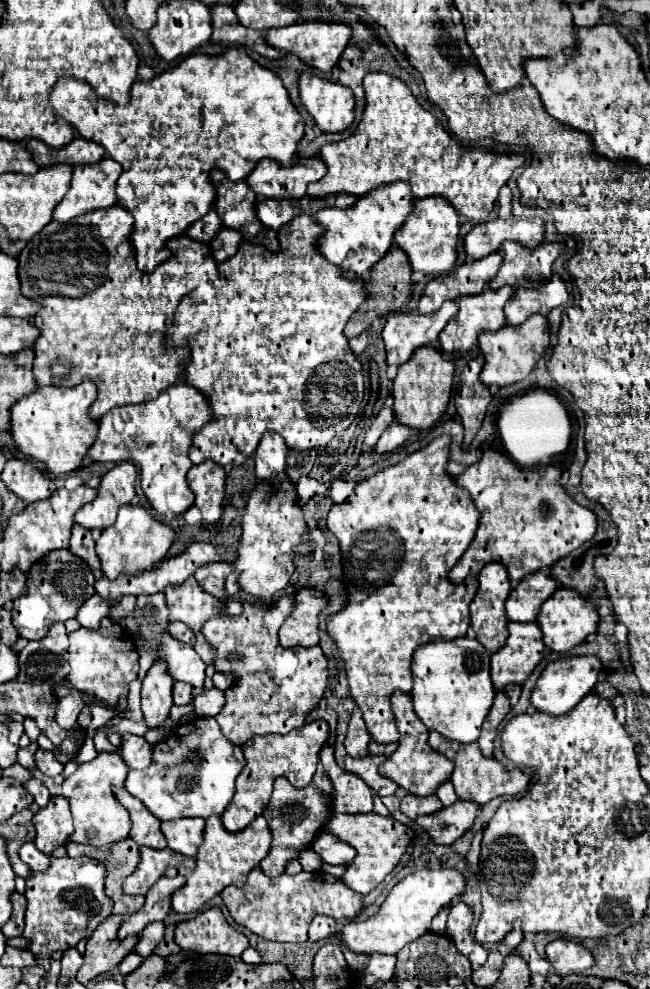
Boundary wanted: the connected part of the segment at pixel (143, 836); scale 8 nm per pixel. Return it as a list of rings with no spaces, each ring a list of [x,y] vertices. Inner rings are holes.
[[[115,787],[113,793],[115,793],[117,801],[119,801],[119,803],[129,811],[129,815],[131,815],[133,827],[131,827],[129,837],[131,837],[137,845],[141,845],[141,847],[165,849],[167,843],[165,843],[165,837],[163,837],[163,833],[161,833],[161,829],[159,829],[161,821],[155,819],[155,817],[143,807],[143,803],[141,803],[139,799],[135,799],[131,793],[127,793],[123,787],[121,787],[121,789]]]

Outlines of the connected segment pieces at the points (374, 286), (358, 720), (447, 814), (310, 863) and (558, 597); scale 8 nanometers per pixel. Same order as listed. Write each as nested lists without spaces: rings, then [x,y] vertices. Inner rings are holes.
[[[393,245],[389,249],[389,253],[373,267],[371,271],[373,279],[369,281],[369,299],[367,303],[363,303],[357,313],[353,315],[353,319],[349,319],[349,323],[345,325],[345,337],[357,337],[361,331],[369,329],[371,327],[371,321],[375,317],[387,317],[391,313],[397,313],[403,309],[403,305],[407,305],[409,297],[411,297],[411,265],[407,261],[407,255],[397,247]]]
[[[355,707],[351,719],[349,719],[349,727],[347,727],[347,737],[345,737],[345,749],[347,755],[351,757],[365,757],[367,755],[367,745],[369,745],[371,737],[367,733],[365,721],[361,717],[361,709]]]
[[[457,801],[451,807],[443,807],[439,813],[431,817],[417,817],[417,825],[431,837],[437,845],[451,845],[465,831],[471,829],[477,817],[479,805],[471,805],[467,801]]]
[[[309,847],[309,849],[301,849],[299,851],[299,863],[303,865],[303,869],[305,871],[319,871],[319,863],[321,863],[321,859],[315,855],[315,851]]]
[[[557,589],[539,609],[539,615],[537,615],[537,625],[541,627],[543,631],[543,643],[555,651],[555,653],[567,653],[571,651],[575,645],[583,643],[587,635],[595,633],[597,629],[597,621],[599,621],[599,615],[593,607],[589,607],[583,597],[573,591],[573,589]]]

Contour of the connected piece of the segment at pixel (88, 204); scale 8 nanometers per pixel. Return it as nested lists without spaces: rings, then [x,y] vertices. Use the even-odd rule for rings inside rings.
[[[109,157],[95,165],[75,165],[67,195],[53,211],[53,219],[67,223],[89,211],[115,205],[115,181],[123,169]]]

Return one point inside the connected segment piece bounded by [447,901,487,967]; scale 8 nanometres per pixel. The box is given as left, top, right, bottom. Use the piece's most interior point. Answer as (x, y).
(460, 917)

